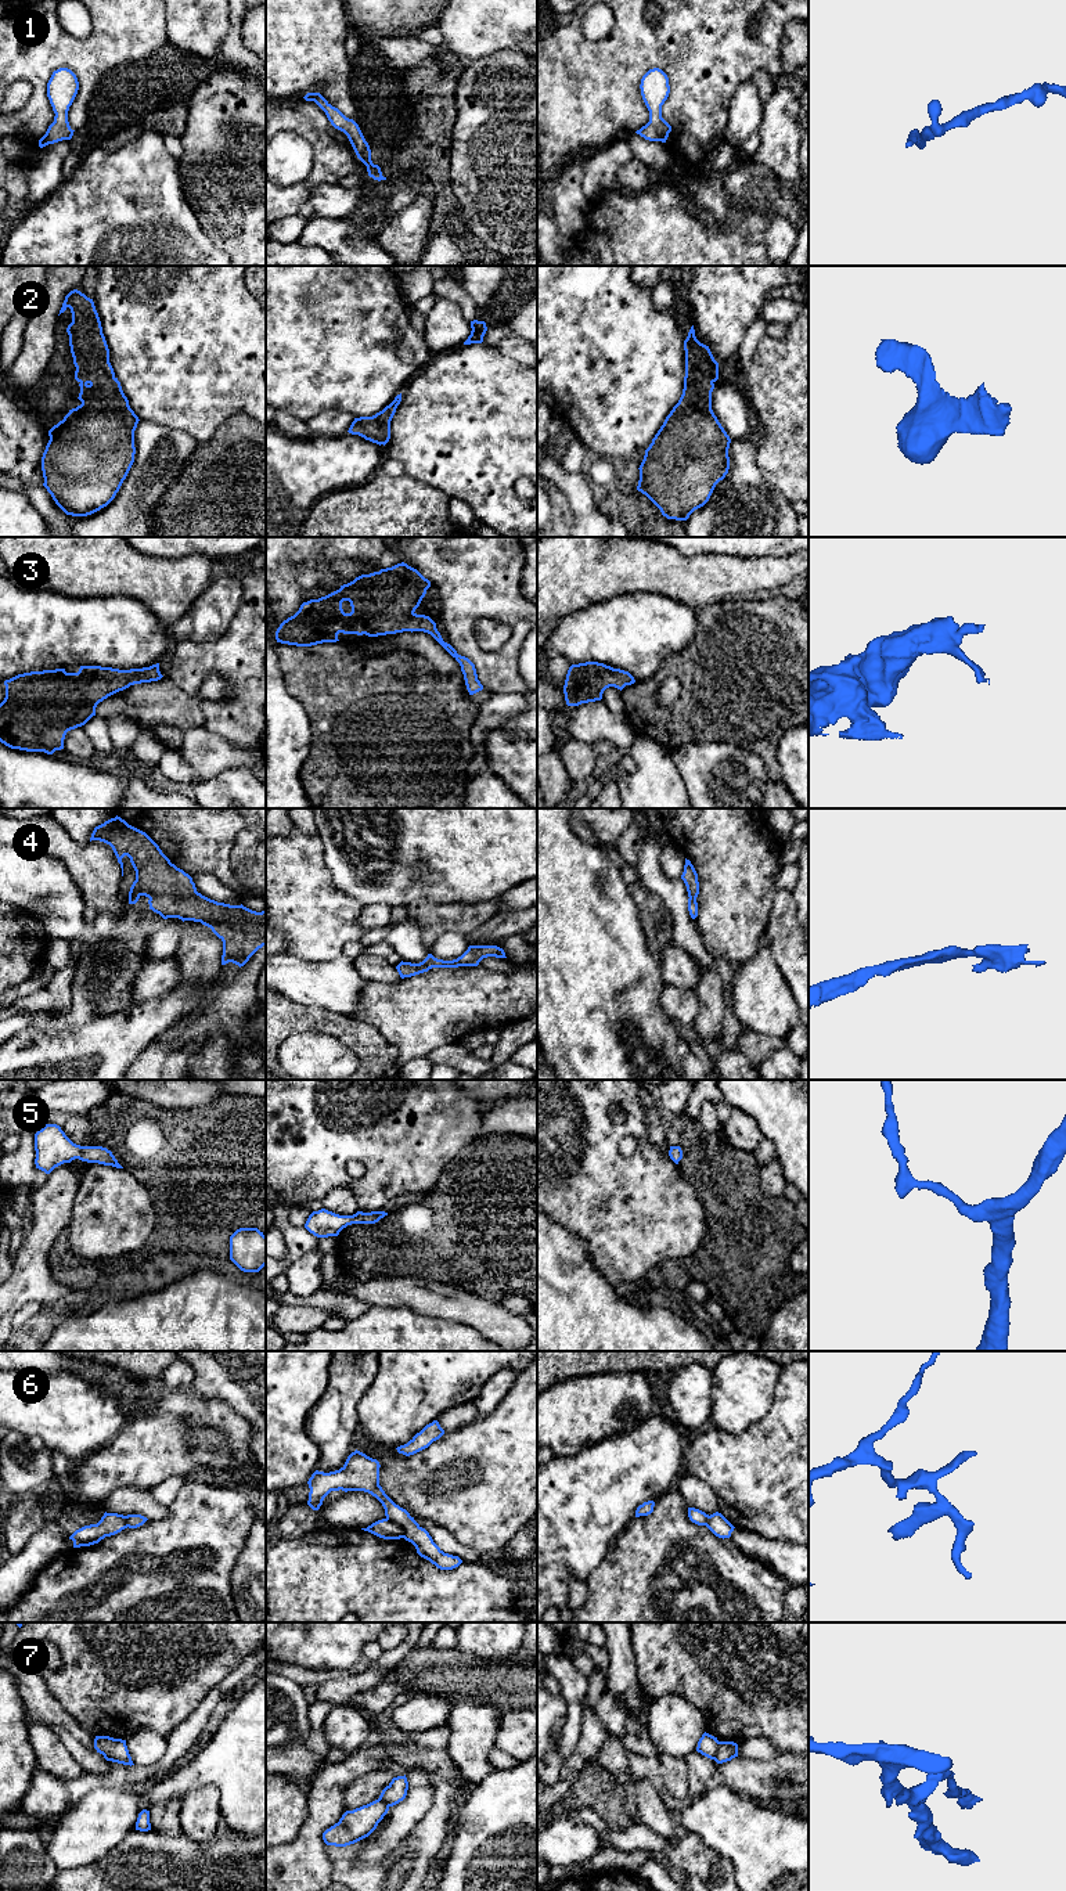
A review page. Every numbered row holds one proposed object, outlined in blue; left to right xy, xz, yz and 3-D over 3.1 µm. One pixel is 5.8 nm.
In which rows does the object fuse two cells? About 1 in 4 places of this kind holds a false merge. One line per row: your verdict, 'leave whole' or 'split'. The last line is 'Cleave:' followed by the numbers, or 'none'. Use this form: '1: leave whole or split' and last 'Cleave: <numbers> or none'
1: leave whole
2: leave whole
3: leave whole
4: leave whole
5: leave whole
6: split
7: leave whole
Cleave: 6

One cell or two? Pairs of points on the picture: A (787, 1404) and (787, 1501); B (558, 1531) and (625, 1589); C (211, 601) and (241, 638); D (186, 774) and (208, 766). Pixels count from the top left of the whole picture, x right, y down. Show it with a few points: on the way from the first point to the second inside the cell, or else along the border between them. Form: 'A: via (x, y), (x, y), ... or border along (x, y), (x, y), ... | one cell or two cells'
A: via (787, 1427), (787, 1477) | one cell
B: border along (616, 1537), (607, 1555), (584, 1581) | two cells
C: border along (241, 593), (230, 625), (202, 643) | two cells
D: border along (177, 751), (200, 777), (212, 778), (226, 770) | two cells

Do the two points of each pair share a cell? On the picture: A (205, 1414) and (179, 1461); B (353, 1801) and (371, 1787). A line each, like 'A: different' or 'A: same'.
A: same
B: same

